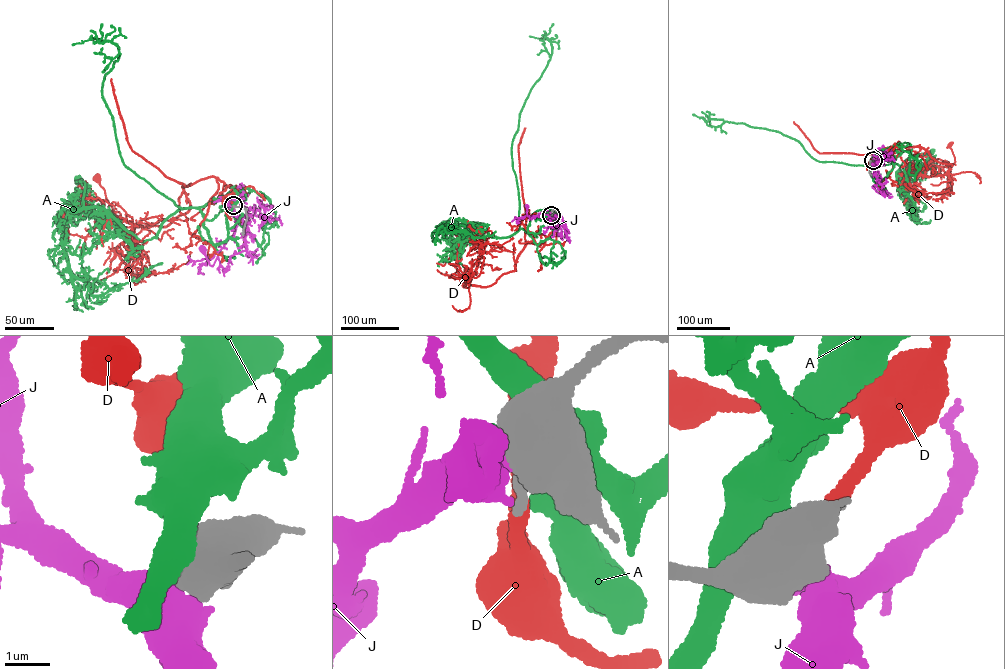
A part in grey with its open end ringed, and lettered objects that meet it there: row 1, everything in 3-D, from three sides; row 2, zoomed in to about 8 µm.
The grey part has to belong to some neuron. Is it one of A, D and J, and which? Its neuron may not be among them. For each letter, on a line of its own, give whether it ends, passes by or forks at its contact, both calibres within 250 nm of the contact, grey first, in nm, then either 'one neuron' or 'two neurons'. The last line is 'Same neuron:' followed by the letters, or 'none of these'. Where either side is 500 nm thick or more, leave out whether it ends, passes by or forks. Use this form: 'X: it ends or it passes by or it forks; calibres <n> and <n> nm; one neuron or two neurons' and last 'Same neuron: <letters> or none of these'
A: calibres 500 and 700 nm; two neurons
D: it ends; calibres 320 and 320 nm; one neuron
J: calibres 550 and 420 nm; two neurons
Same neuron: D

